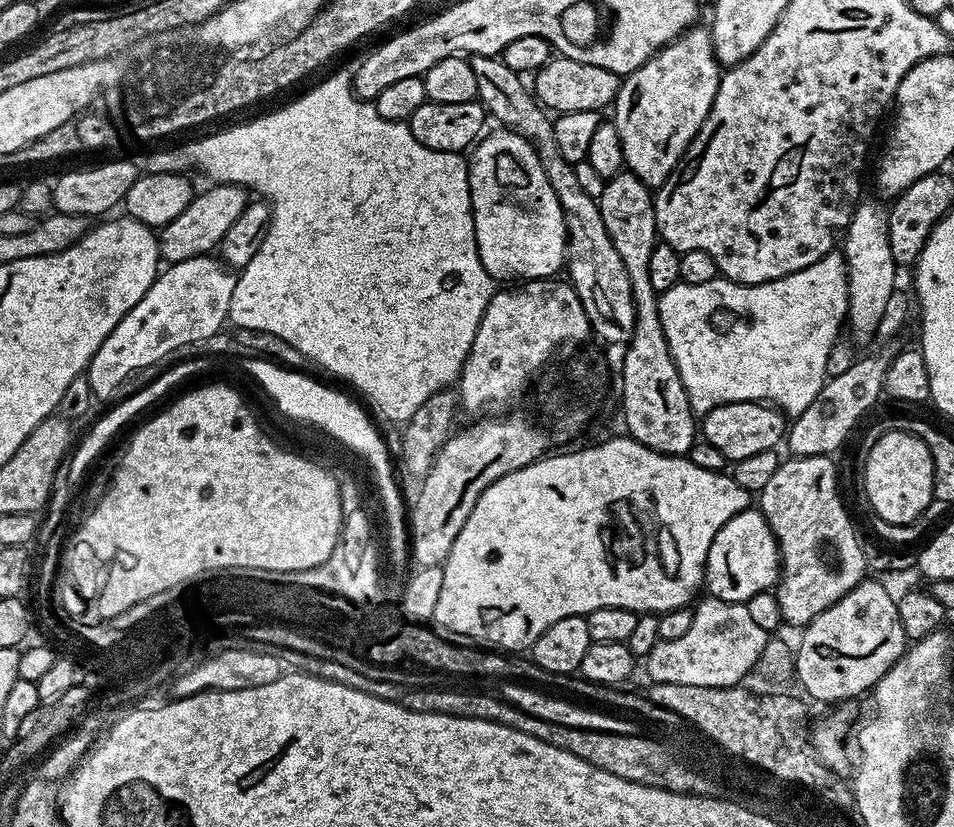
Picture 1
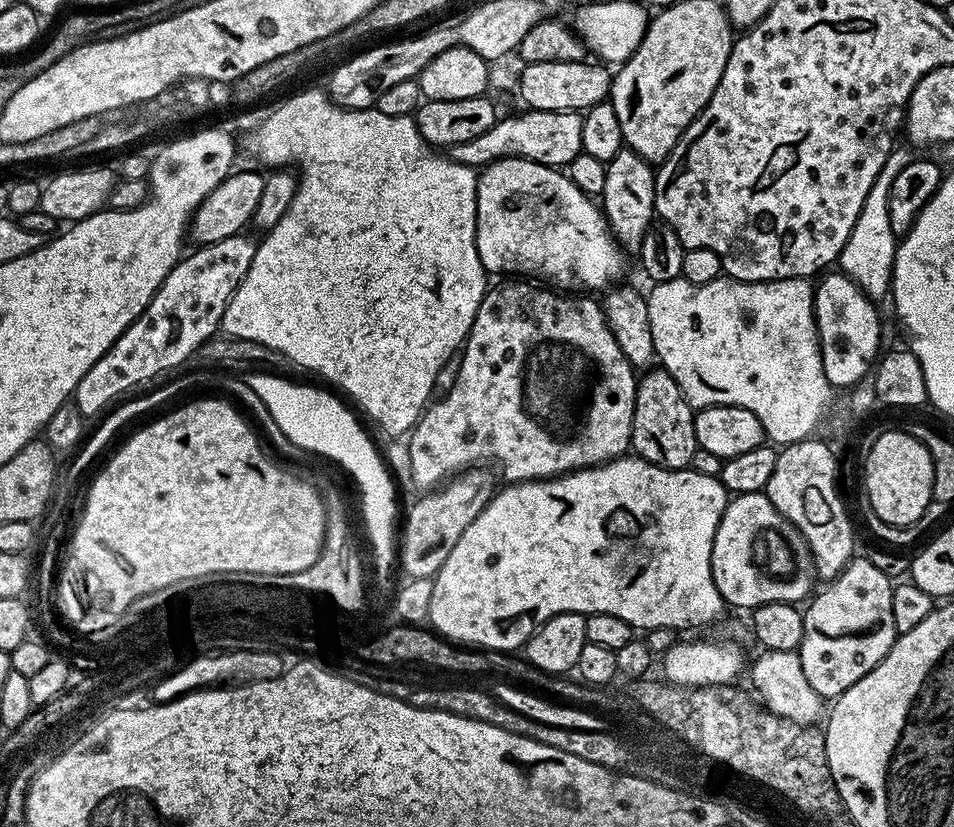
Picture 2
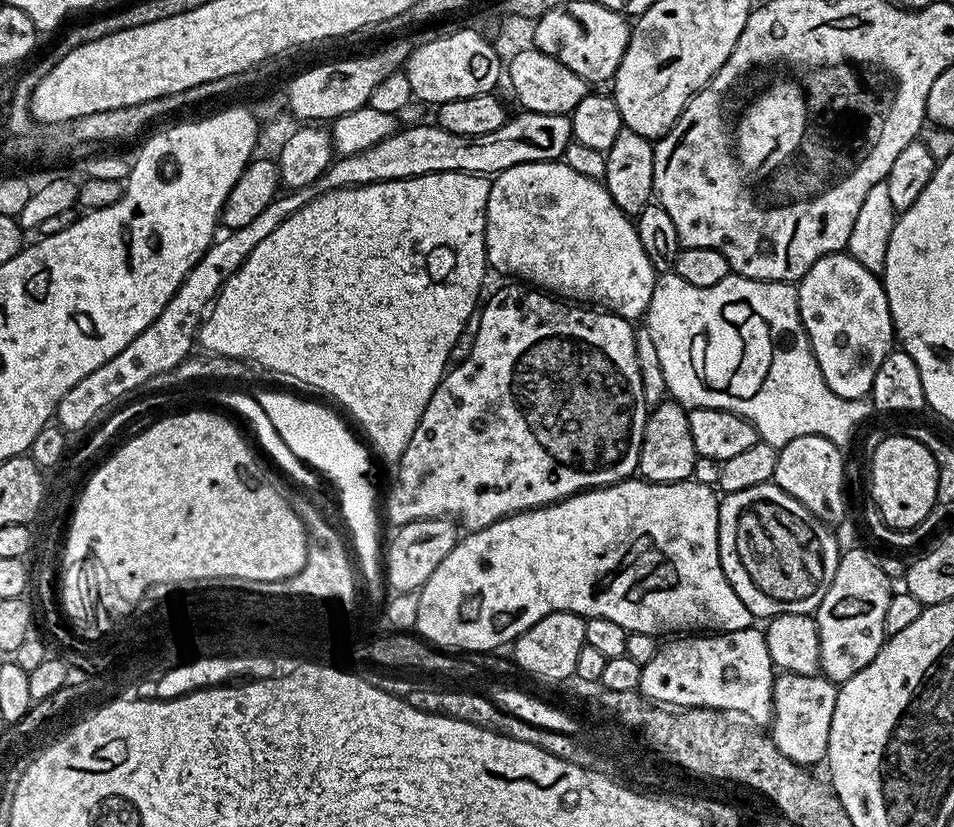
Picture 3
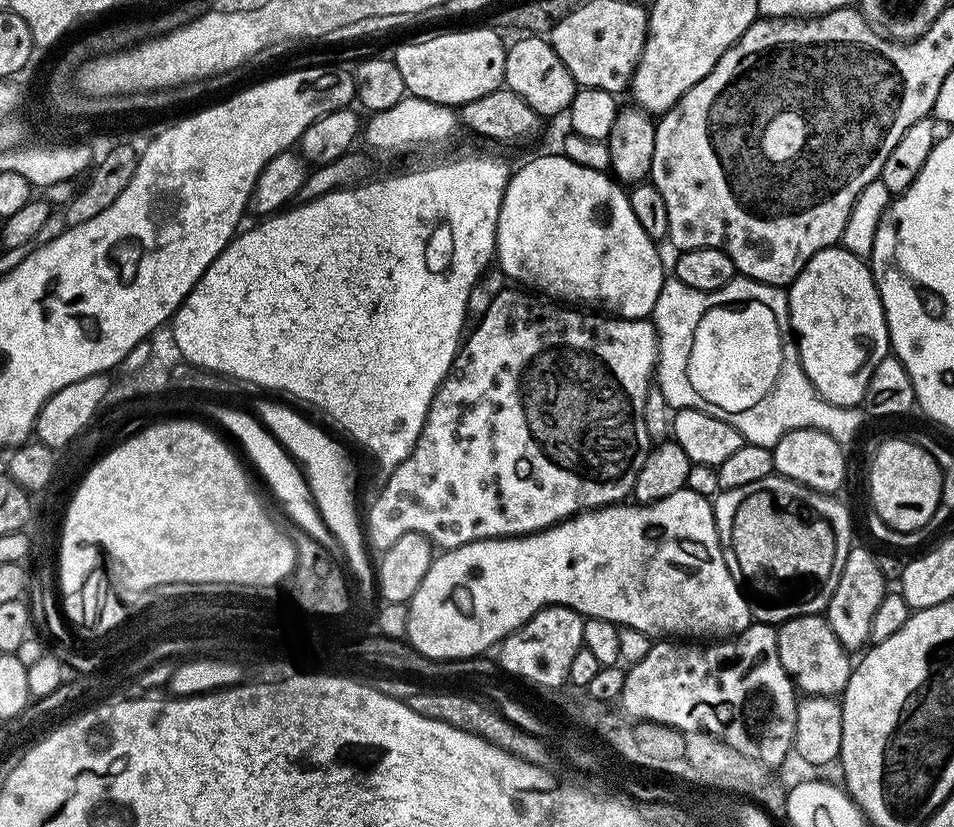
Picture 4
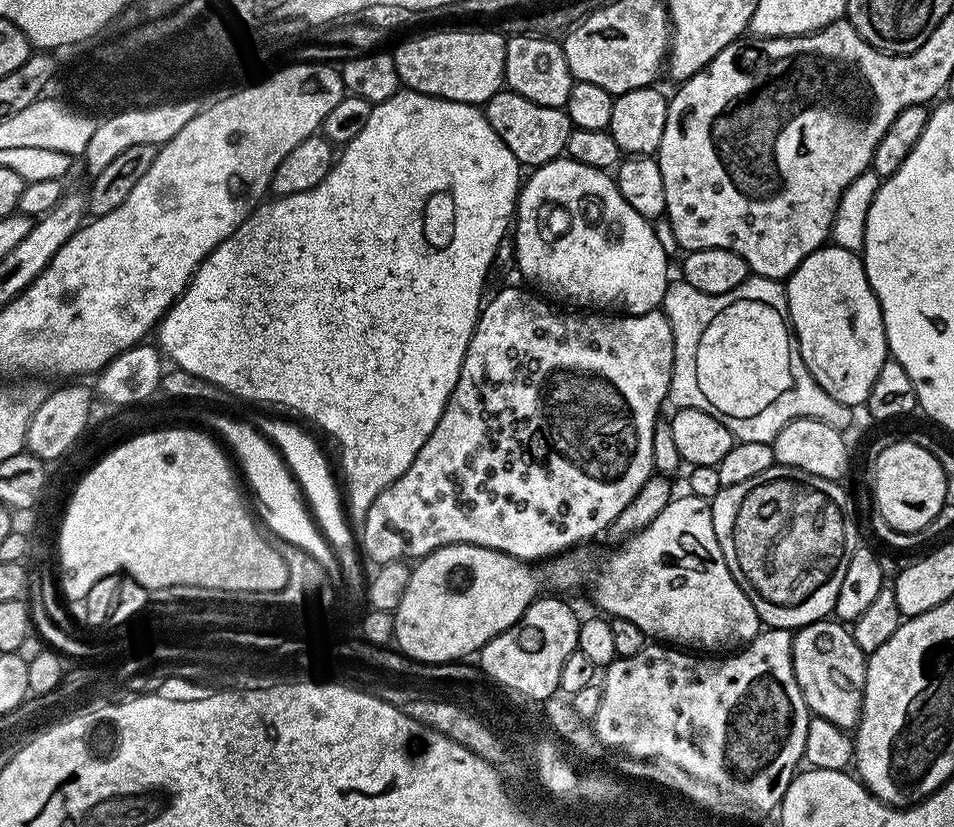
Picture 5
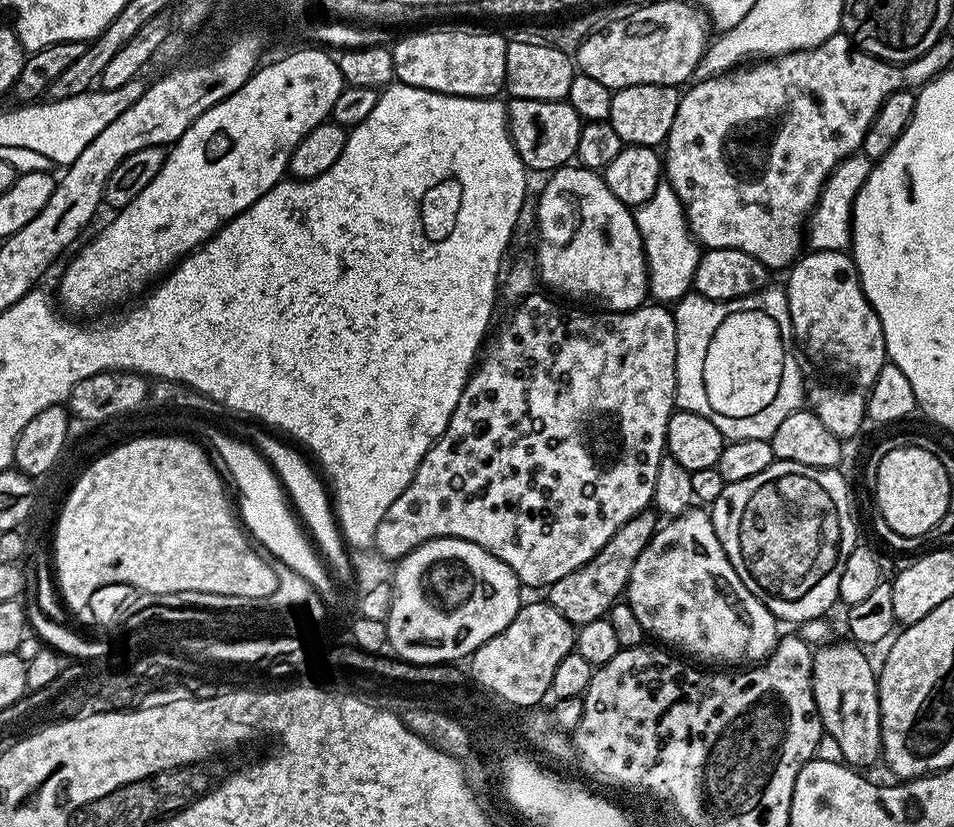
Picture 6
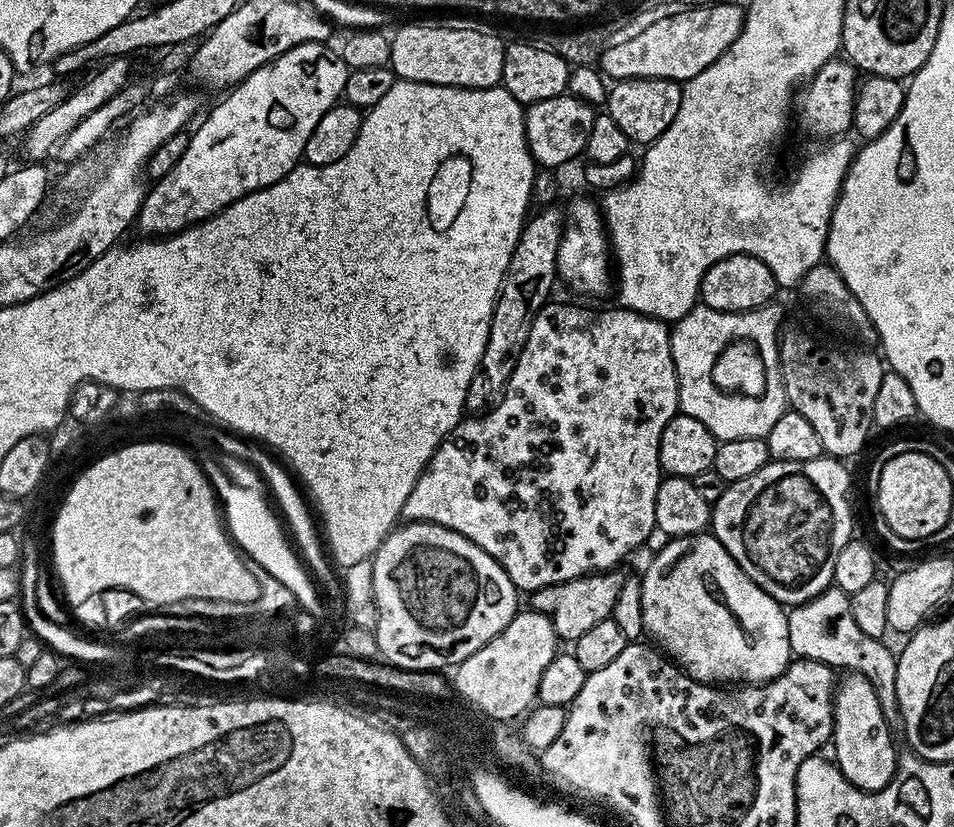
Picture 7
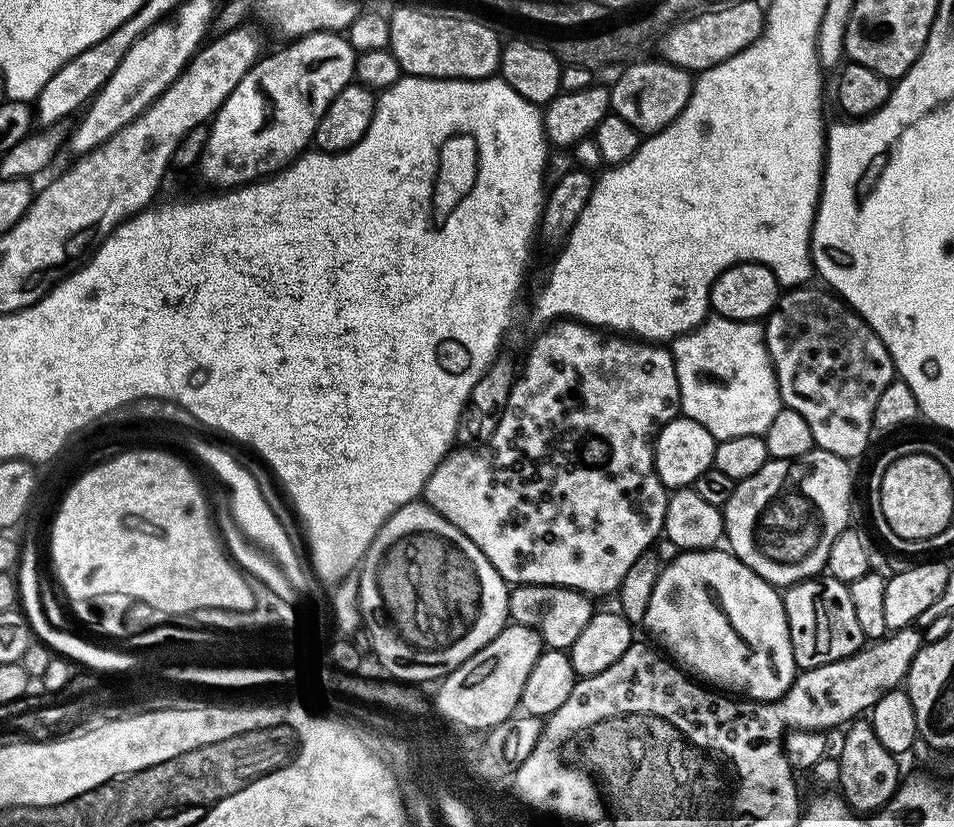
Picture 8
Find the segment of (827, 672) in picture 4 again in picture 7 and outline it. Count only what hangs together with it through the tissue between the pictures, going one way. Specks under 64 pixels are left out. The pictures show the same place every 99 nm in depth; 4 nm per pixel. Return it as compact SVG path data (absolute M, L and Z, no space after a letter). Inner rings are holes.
M860 672L847 673L832 697L832 742L837 750L835 765L851 784L863 792L881 792L892 781L898 748L892 745L890 721L882 714L873 684Z

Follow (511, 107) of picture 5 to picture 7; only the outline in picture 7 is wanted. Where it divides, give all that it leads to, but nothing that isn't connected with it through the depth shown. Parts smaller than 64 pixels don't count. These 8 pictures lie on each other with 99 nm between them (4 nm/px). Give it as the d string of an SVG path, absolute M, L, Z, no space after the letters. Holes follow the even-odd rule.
M567 94L542 98L542 102L527 105L524 110L524 129L532 159L541 169L559 170L563 164L570 163L576 155L580 156L585 151L597 115L593 105Z

